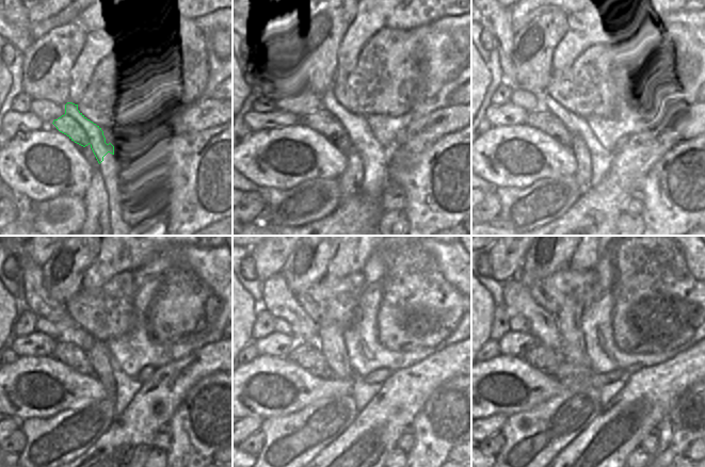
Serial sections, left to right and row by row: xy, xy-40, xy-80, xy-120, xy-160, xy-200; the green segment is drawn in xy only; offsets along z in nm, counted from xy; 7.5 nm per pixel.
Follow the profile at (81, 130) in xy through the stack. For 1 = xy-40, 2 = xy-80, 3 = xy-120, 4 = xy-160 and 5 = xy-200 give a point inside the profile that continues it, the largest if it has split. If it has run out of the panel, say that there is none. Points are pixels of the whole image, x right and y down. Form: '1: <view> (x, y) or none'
1: xy-40 (320, 122)
2: xy-80 (544, 119)
3: xy-120 (68, 354)
4: xy-160 (309, 357)
5: xy-200 (543, 358)

